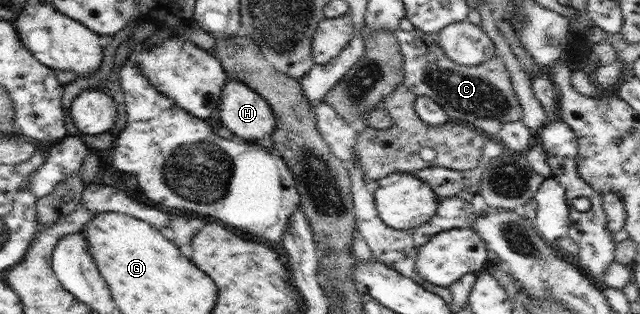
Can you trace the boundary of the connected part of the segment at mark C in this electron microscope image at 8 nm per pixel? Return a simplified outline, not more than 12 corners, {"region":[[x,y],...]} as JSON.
{"region":[[394,32],[403,84],[495,138],[523,123],[501,58],[449,59],[437,33]]}

